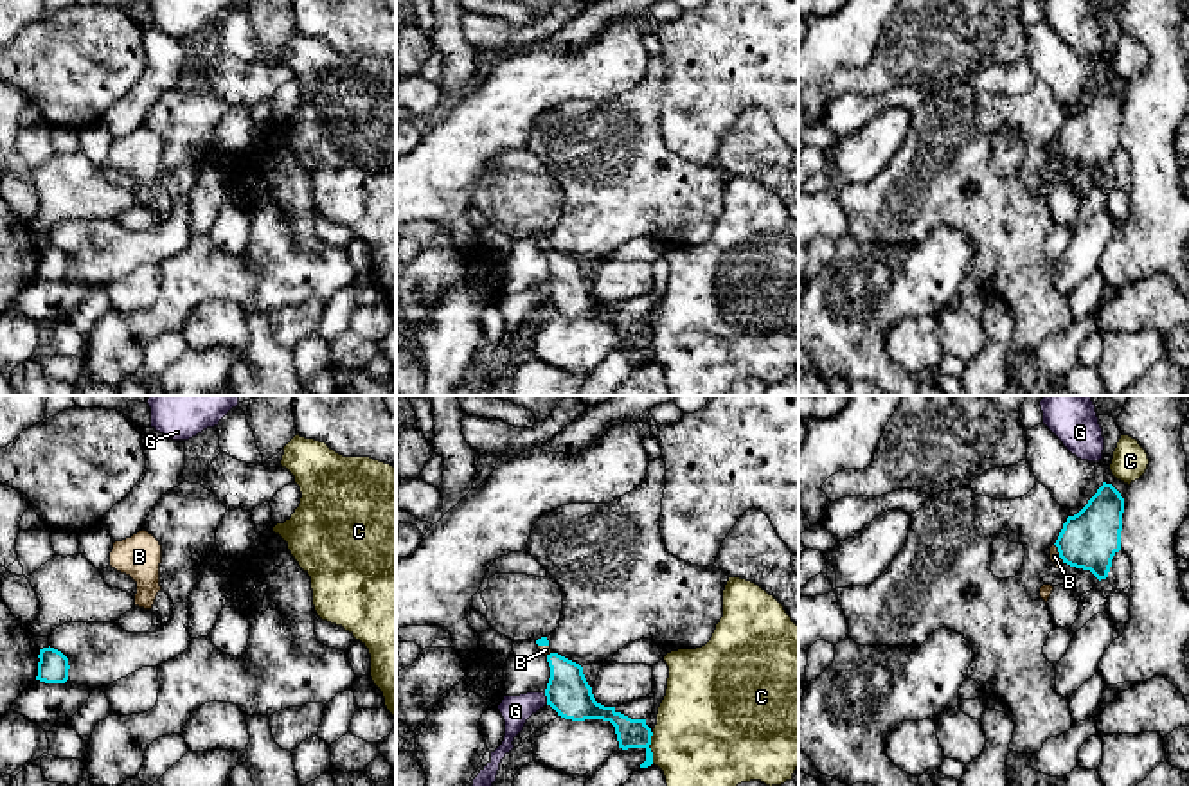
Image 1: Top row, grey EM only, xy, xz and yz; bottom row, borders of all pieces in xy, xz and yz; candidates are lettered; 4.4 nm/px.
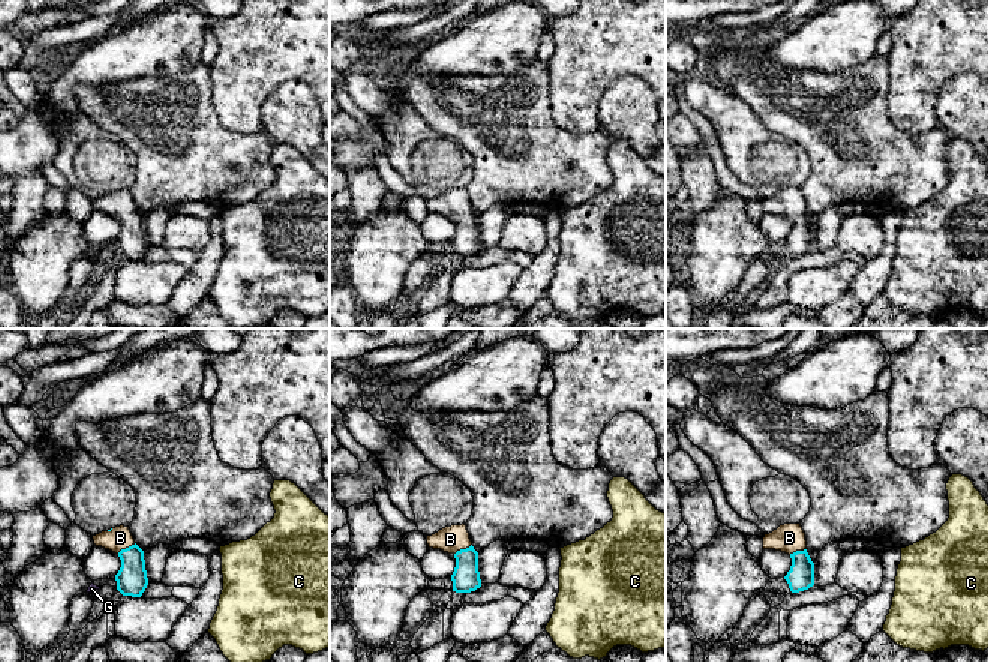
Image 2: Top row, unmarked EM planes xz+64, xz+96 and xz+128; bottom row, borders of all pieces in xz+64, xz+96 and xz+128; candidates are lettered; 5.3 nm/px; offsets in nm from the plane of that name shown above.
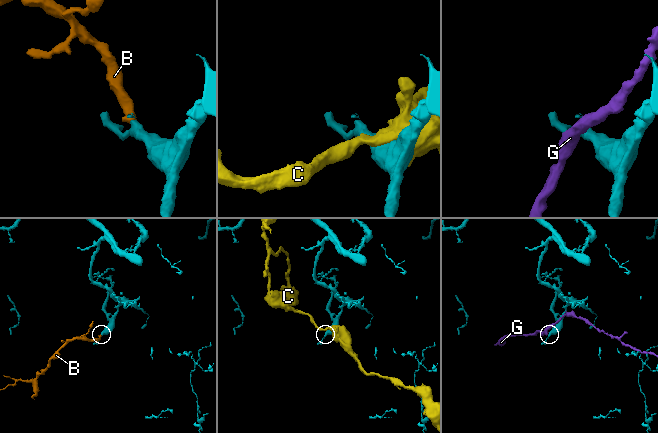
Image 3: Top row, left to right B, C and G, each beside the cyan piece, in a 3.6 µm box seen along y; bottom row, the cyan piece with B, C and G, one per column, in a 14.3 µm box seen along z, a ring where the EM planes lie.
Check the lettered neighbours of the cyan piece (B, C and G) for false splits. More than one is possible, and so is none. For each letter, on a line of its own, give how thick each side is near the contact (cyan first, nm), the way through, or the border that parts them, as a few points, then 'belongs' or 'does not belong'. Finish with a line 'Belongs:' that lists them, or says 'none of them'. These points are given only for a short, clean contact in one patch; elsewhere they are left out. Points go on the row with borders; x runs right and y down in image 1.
B: 260/50 nm | across yz (1089, 540), (1060, 554), (1054, 556) | belongs
C: 130/440 nm | does not belong
G: 190/130 nm | along xz (544, 693), (547, 704) | does not belong
Belongs: B

